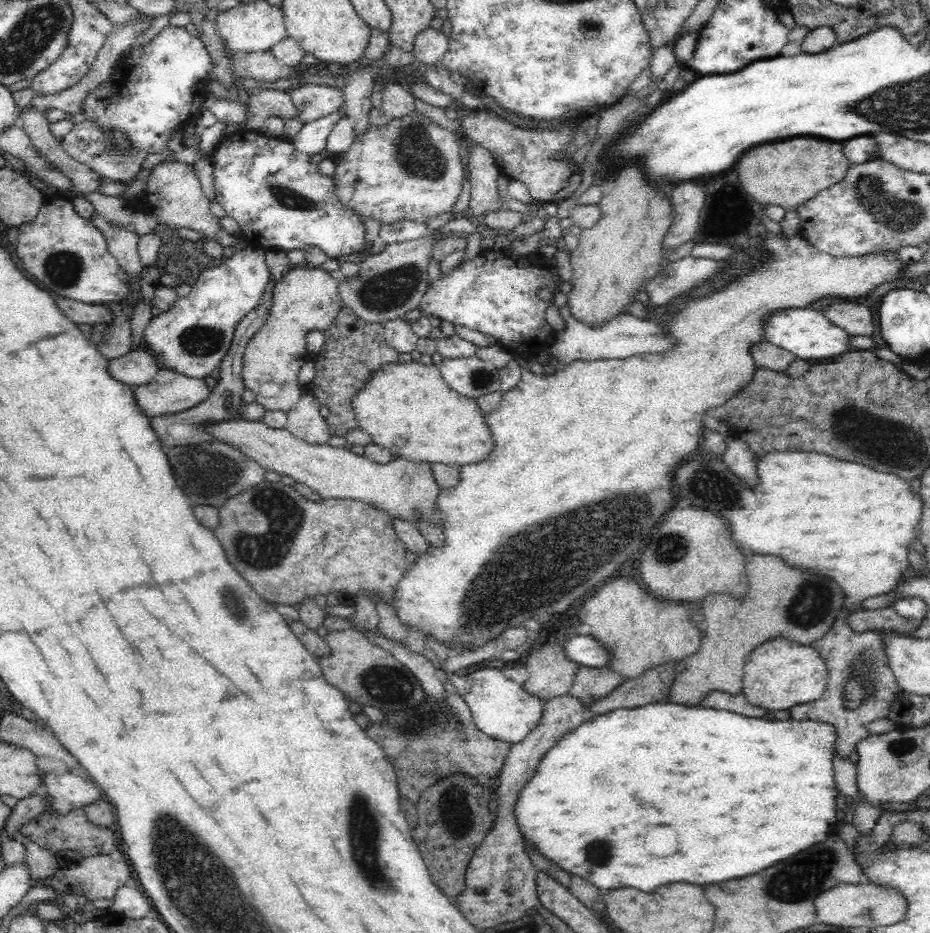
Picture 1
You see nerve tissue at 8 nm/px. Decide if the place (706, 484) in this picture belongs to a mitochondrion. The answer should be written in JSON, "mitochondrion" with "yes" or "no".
{"mitochondrion":"yes"}

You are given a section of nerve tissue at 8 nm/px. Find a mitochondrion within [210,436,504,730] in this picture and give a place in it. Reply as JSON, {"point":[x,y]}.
{"point":[264,549]}

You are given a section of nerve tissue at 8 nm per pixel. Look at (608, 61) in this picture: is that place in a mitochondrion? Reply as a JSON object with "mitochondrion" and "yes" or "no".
{"mitochondrion":"no"}

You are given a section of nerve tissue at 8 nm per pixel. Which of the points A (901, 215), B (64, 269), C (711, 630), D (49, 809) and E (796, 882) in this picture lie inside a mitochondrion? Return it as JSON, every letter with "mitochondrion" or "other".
{"A":"mitochondrion","B":"mitochondrion","C":"other","D":"other","E":"mitochondrion"}

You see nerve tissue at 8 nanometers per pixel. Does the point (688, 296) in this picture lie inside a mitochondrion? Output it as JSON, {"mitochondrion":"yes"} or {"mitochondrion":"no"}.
{"mitochondrion":"no"}

